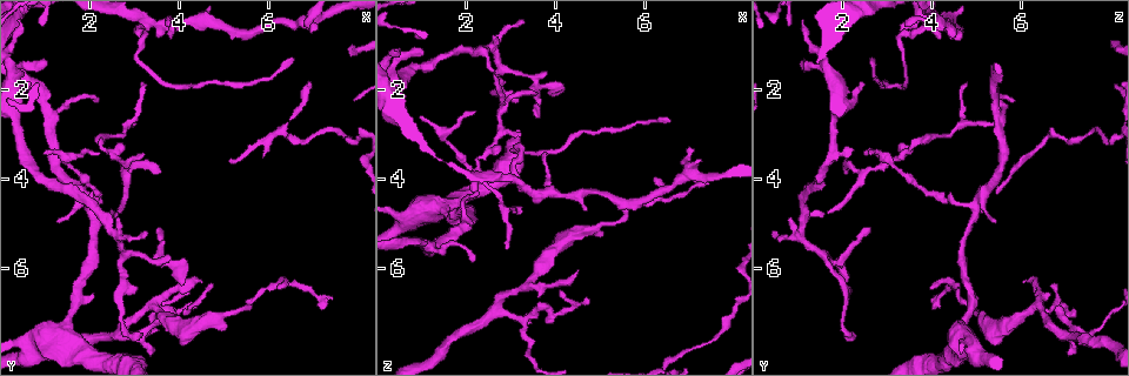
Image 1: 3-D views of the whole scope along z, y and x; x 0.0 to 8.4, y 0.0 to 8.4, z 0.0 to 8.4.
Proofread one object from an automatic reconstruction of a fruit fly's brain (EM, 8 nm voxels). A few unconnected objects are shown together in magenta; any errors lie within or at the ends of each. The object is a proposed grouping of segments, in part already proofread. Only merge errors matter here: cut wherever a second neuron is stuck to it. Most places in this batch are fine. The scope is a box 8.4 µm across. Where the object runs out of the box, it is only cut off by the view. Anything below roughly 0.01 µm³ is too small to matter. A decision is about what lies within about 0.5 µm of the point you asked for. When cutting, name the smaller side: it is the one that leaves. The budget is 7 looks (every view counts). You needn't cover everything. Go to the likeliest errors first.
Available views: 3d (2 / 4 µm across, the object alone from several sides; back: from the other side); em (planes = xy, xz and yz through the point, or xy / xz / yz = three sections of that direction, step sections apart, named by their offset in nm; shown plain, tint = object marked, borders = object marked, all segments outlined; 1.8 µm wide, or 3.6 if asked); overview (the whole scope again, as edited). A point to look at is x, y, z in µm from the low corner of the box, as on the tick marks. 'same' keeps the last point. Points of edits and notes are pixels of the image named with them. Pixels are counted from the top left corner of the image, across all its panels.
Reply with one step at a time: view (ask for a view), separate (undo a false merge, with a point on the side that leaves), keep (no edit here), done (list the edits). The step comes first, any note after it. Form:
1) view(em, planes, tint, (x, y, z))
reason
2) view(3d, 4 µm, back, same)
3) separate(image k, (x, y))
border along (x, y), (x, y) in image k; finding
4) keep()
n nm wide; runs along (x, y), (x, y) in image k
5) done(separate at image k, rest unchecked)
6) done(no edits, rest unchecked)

view(em, xz, step 4, tint, (2.65, 7.40, 6.90))
a fork

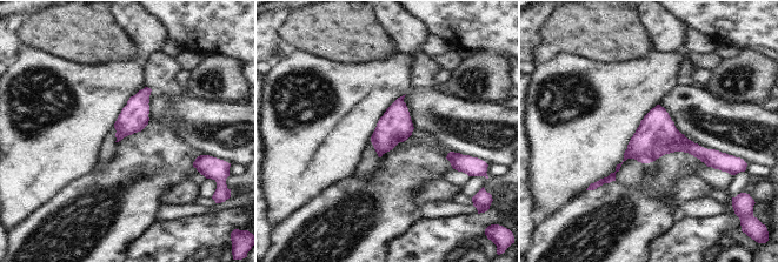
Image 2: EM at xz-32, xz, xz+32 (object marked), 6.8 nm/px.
view(em, planes, tint, same)

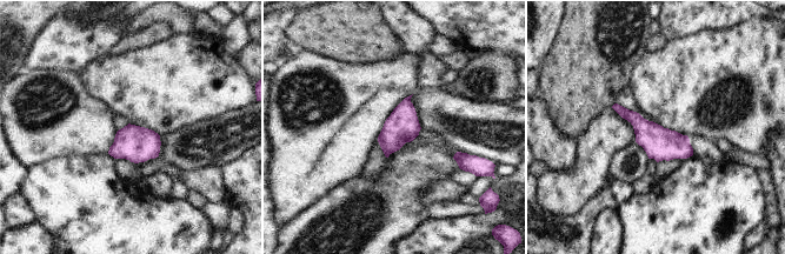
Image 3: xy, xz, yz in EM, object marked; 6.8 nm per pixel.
keep()
220 nm wide; runs along (617, 107), (659, 144), (690, 152) in image 3; all the same neuron

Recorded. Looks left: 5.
view(3d, 2 µm, (2.00, 4.60, 4.95))
branch point

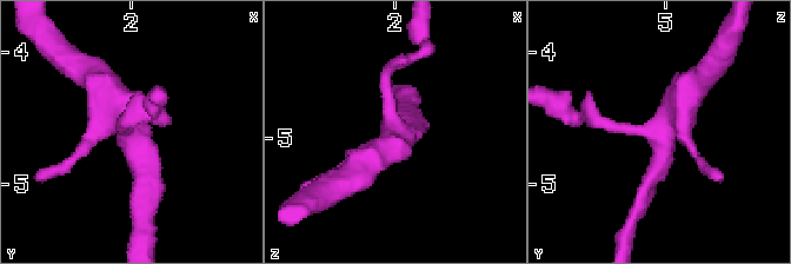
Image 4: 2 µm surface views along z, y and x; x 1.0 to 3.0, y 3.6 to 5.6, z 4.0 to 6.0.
view(em, 3.6 µm, xy, step 16, tint, (2.00, 4.60, 4.96))

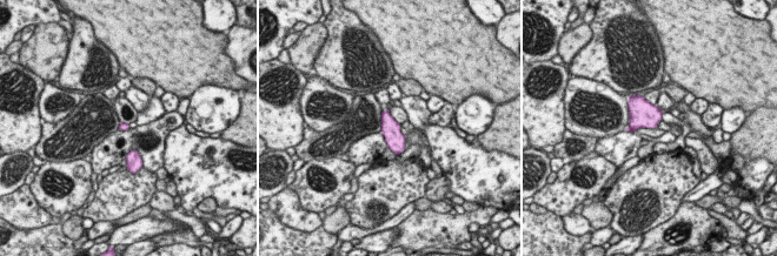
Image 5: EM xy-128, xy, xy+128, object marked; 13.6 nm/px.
view(em, 3.6 µm, planes, borders, same)

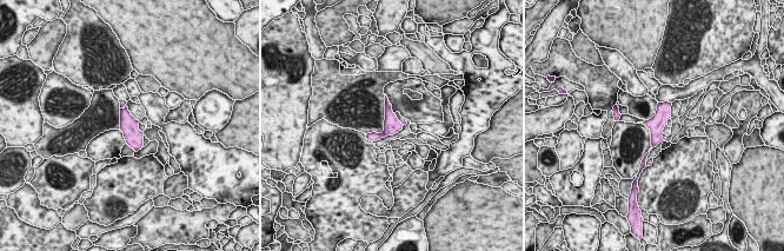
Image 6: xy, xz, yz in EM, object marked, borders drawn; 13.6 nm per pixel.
keep()
all the same neuron

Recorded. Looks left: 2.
view(3d, 4 µm, (1.30, 7.50, 4.65))
arms run side by side

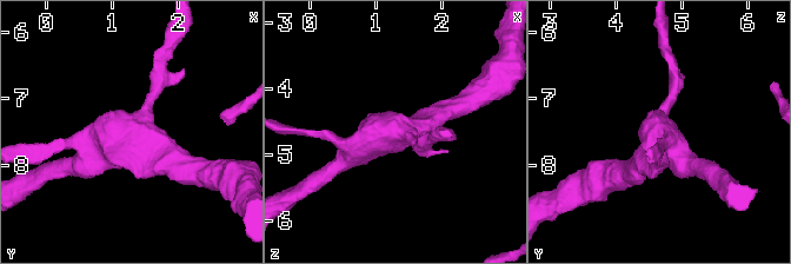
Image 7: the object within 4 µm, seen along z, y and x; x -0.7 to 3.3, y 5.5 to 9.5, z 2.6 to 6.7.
view(em, 3.6 µm, yz, step 8, tint, (1.25, 7.55, 4.60))

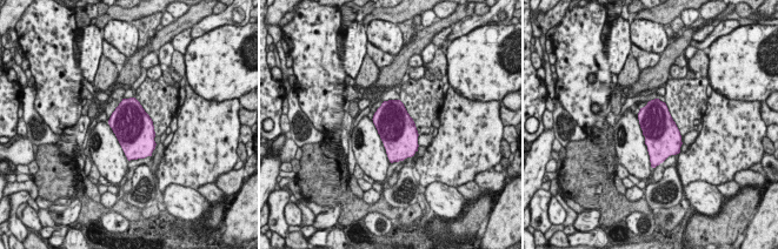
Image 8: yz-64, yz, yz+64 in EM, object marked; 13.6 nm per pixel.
keep()
460 nm wide; continuous, no second neuron

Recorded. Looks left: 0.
done(no edits, rest unchecked)

